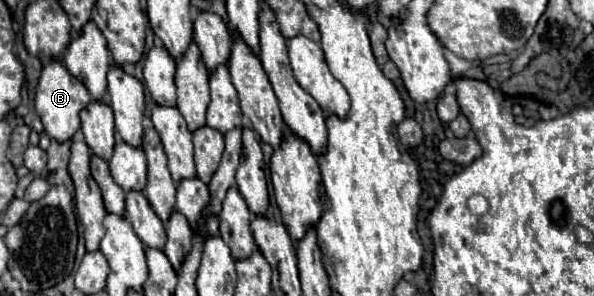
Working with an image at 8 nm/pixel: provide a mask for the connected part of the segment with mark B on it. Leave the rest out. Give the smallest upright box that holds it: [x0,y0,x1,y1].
[35,59,91,141]

